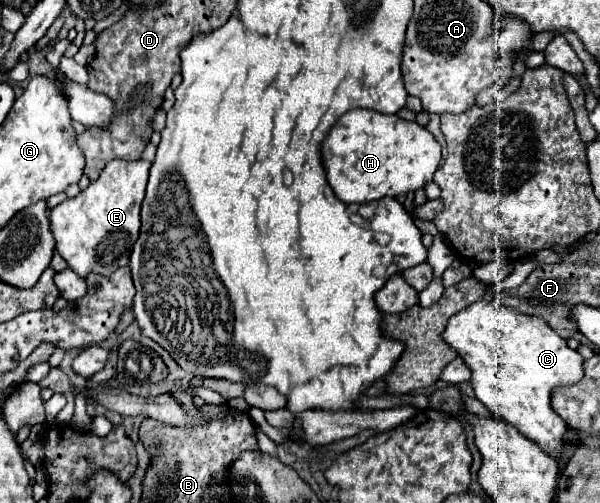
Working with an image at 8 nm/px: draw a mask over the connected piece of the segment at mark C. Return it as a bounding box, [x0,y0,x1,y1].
[442,260,584,454]

